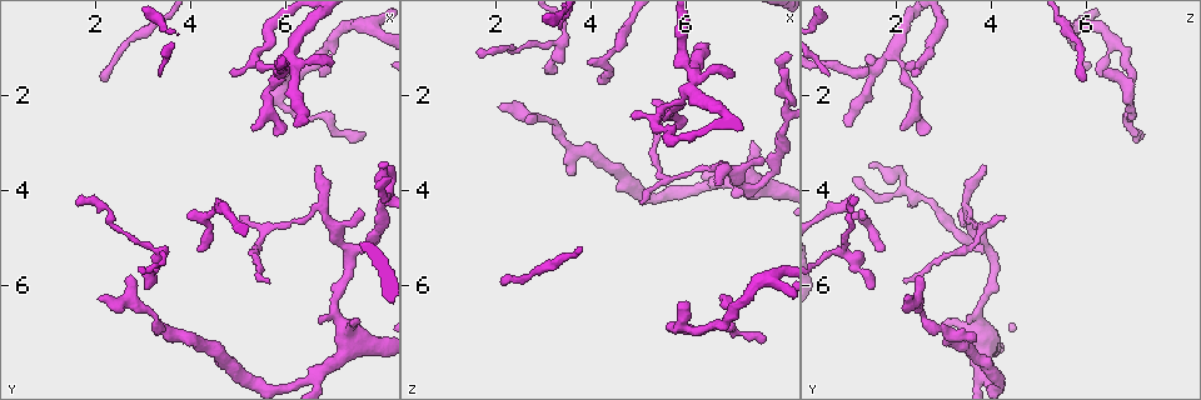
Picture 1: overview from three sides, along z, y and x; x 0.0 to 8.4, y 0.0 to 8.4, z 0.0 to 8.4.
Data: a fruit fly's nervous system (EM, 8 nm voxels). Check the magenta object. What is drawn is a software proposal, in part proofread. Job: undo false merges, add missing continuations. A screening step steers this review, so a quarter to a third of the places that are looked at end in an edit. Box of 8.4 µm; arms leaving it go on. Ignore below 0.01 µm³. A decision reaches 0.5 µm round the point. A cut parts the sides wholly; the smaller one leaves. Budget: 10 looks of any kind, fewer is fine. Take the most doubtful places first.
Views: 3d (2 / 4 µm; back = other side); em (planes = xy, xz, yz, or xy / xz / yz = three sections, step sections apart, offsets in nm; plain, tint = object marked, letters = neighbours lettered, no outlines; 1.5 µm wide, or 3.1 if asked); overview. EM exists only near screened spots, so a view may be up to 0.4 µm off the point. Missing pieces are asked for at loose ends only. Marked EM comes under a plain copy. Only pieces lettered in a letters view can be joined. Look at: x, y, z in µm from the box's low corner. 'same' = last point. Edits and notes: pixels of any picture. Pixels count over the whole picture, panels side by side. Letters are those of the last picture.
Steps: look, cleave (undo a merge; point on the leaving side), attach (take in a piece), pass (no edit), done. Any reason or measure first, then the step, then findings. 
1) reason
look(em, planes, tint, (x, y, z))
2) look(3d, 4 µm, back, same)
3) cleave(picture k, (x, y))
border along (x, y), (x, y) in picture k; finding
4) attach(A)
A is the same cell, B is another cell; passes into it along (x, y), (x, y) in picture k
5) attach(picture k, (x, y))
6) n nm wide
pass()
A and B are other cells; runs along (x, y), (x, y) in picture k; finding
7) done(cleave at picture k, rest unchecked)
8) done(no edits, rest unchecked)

tapers out
look(3d, 4 µm, (5.60, 5.90, 2.25))

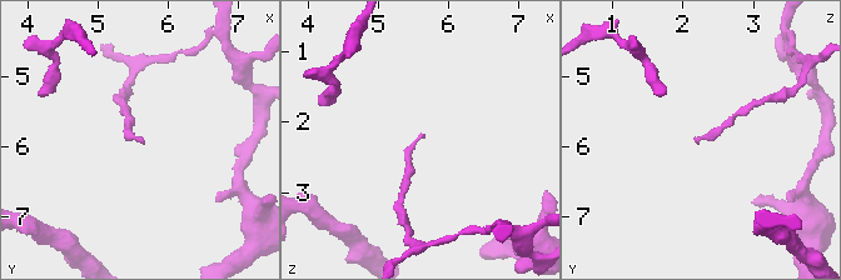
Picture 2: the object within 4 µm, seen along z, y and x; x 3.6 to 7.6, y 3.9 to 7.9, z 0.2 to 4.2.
look(em, xz, step 4, tint, (5.65, 5.90, 2.15))

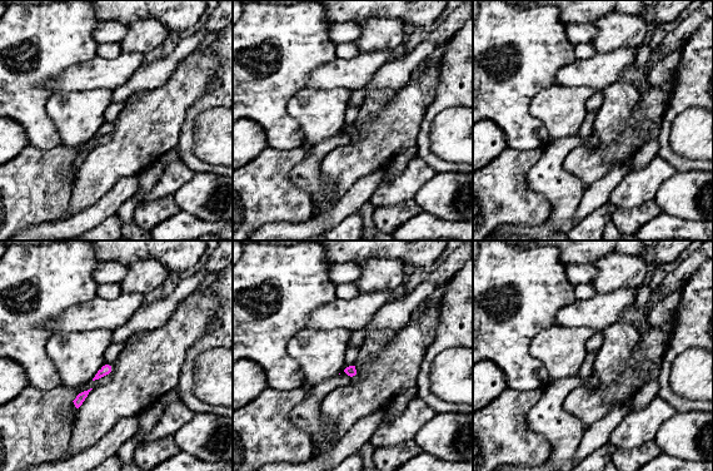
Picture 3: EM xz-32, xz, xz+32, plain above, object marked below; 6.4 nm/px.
look(em, planes, letters, same)

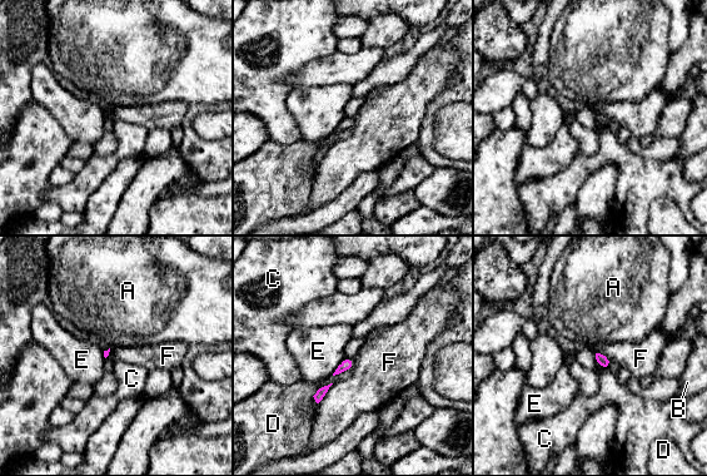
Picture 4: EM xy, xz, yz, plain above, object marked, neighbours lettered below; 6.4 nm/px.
pass()
A, B, C, D, E and F are other cells; border along (333, 383), (318, 403) in picture 4; none of them fits

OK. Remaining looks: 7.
a narrow waist
look(3d, 4 µm, (6.60, 7.85, 3.85))

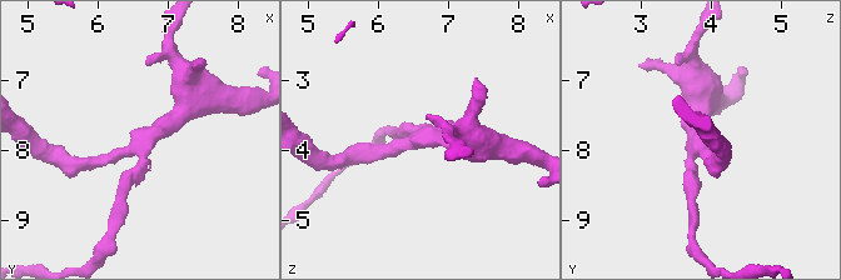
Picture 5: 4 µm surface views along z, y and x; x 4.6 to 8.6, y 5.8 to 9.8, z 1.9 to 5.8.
look(em, xz, step 4, tint, (6.55, 7.85, 3.80))

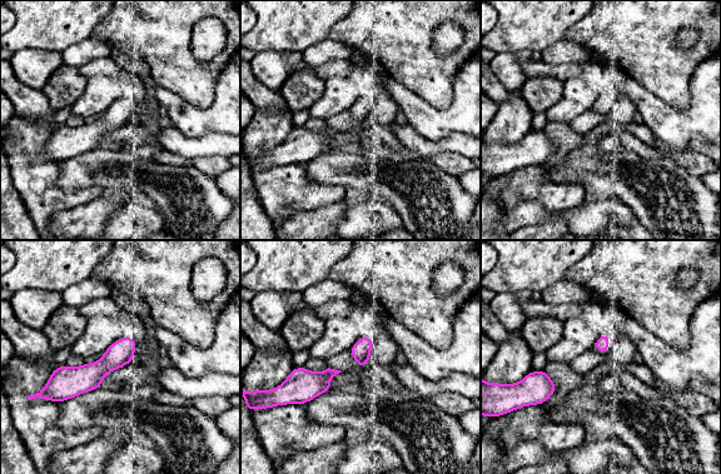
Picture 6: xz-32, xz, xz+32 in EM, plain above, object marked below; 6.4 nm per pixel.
another direction
look(em, planes, letters, same)

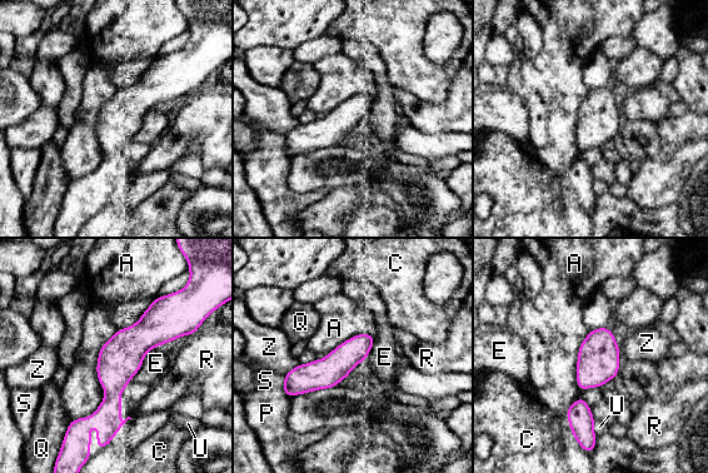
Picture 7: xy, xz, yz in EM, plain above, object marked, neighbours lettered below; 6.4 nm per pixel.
pass()
A, C, E, P, Q, R, S, U and Z are other cells; continuous, no second cell

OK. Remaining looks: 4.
an open end
look(em, planes, letters, (1.60, 4.30, 1.05))

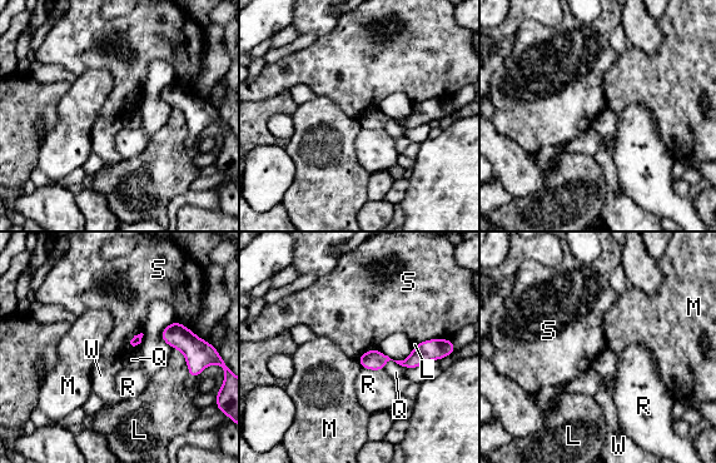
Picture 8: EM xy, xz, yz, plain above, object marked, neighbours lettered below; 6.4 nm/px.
pass()
L, M, Q, R, S and W are other cells; none of them fits

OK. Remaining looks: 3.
sharp bend
look(3d, 4 µm, (5.95, 1.80, 6.80))

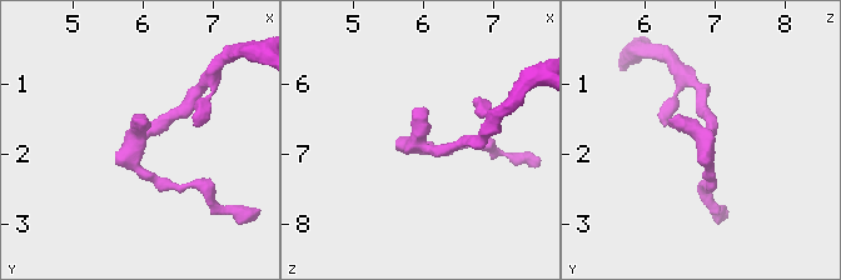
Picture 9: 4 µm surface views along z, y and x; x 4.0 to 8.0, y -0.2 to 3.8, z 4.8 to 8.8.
now the EM
look(em, 3.1 µm, planes, letters, (5.90, 1.75, 6.85))

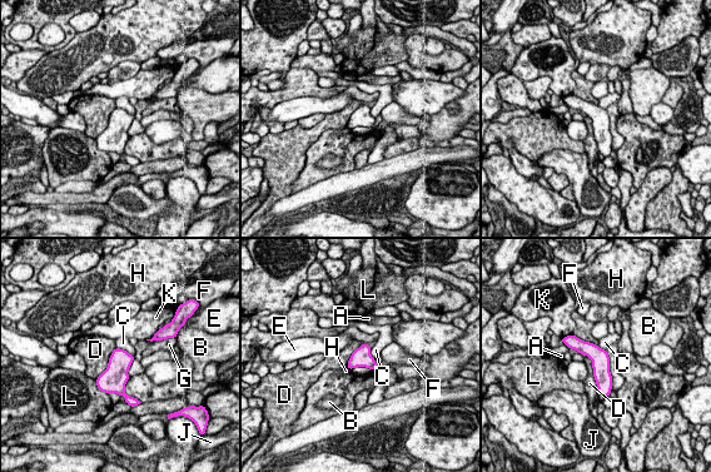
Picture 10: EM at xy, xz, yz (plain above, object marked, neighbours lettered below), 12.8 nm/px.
pass()
A, B, C, D, E, F, G, H, J, K and L are other cells; border along (605, 349), (611, 392), (603, 398) in picture 10; one cell here

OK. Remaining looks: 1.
done(no edits, rest unchecked)

